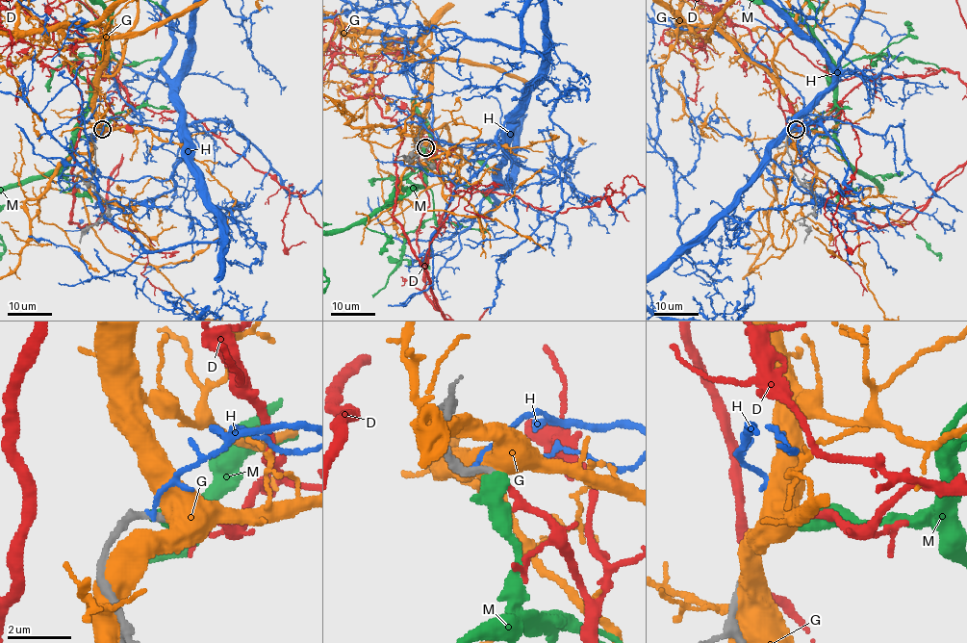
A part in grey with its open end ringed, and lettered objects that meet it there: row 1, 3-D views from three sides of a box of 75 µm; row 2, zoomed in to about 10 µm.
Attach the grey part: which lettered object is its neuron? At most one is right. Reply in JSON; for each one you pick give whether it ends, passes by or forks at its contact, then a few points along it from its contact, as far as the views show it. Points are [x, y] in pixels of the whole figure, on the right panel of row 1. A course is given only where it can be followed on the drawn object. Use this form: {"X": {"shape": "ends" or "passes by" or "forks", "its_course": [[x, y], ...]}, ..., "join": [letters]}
{"D": {"shape": "ends"}, "join": ["D"]}

